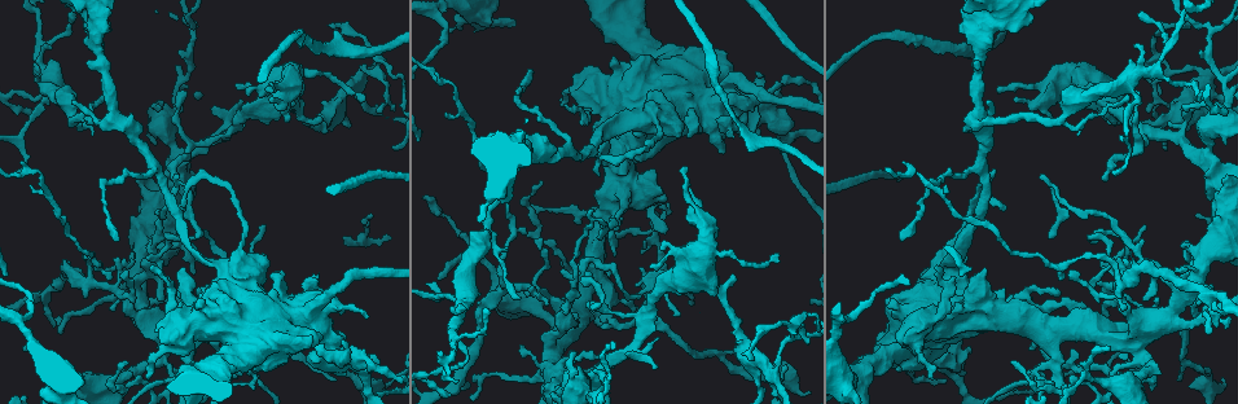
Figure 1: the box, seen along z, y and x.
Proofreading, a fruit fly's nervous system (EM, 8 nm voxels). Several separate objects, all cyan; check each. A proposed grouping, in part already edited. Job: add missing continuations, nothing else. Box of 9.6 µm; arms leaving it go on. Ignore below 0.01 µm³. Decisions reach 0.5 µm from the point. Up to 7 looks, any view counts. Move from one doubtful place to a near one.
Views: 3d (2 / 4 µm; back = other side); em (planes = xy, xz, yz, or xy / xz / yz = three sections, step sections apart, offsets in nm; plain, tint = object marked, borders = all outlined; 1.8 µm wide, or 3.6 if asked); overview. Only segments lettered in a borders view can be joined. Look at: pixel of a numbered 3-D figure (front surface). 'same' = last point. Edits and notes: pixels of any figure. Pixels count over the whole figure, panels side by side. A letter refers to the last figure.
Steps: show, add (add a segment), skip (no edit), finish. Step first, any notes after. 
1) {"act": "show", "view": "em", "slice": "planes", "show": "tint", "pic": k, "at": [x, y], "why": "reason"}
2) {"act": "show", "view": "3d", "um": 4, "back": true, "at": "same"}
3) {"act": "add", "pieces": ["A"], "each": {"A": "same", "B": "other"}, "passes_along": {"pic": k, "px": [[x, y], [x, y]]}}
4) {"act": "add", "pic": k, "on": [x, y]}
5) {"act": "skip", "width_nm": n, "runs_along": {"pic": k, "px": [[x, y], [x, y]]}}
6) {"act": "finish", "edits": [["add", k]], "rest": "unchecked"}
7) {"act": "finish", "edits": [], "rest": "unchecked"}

{"act": "show", "view": "em", "slice": "yz", "step": 4, "show": "tint", "pic": 1, "at": [104, 35], "why": "branch stops here"}

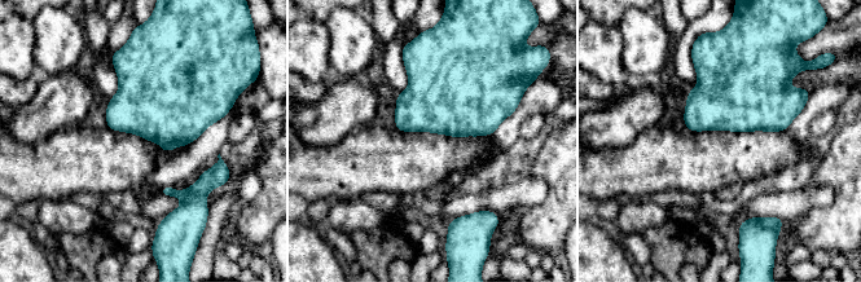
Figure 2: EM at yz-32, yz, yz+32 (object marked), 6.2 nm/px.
{"act": "show", "view": "em", "slice": "planes", "show": "borders", "at": "same", "why": "cut it another way"}

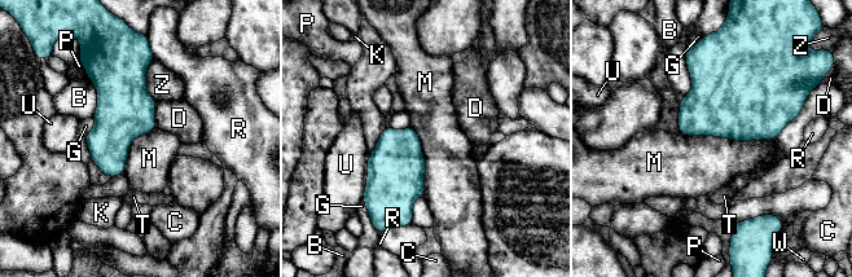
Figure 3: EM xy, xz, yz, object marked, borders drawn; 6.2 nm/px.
{"act": "skip", "longest_contact_nm": ["M", 600], "each": {"B": "other", "C": "other", "D": "other", "G": "other", "K": "other", "M": "other", "P": "other", "R": "other", "T": "other", "U": "other", "W": "other", "Z": "other"}, "border": {"pic": 3, "px": [[679, 131], [773, 140]]}, "found": "none of them fits"}

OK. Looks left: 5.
{"act": "show", "view": "em", "slice": "xz", "step": 8, "show": "borders", "pic": 1, "at": [591, 272], "why": "thin end"}

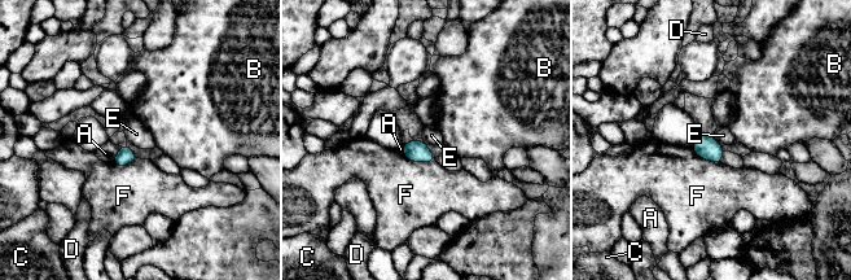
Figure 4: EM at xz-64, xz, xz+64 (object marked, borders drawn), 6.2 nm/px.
{"act": "show", "view": "em", "slice": "planes", "show": "borders", "at": "same", "why": "another direction"}

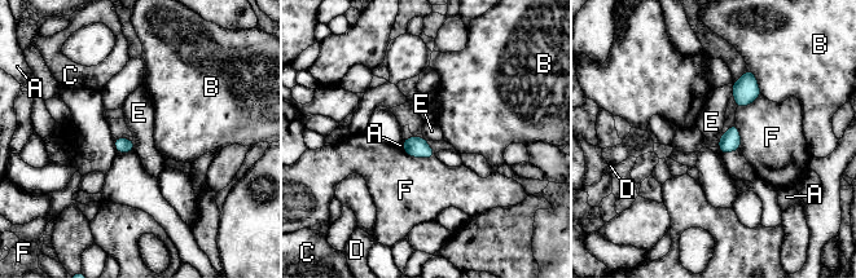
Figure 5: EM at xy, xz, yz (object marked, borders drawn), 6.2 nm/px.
{"act": "skip", "width_nm": 90, "longest_contact_nm": ["F", 220], "each": {"A": "other", "B": "other", "C": "other", "D": "other", "E": "other", "F": "other"}, "found": "no lettered segment goes on from it"}

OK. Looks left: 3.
{"act": "show", "view": "3d", "um": 4, "back": true, "pic": 1, "at": [1190, 295], "why": "thin arm on a thick one"}

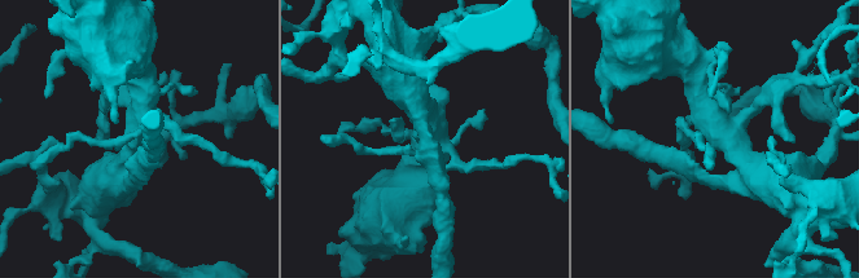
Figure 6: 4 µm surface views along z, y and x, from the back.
{"act": "show", "view": "em", "slice": "planes", "show": "plain", "pic": 6, "at": [135, 125]}

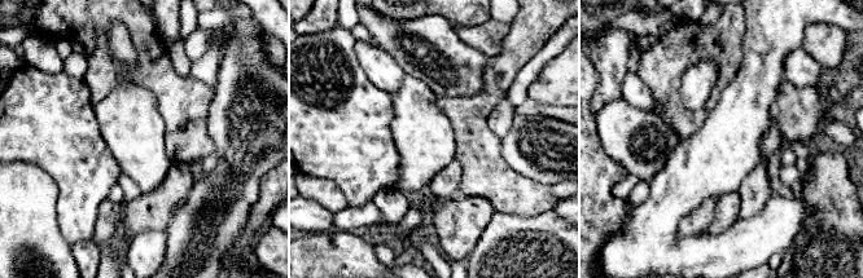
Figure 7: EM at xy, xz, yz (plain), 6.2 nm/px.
{"act": "show", "view": "em", "slice": "planes", "show": "borders", "at": "same", "why": "what lies round it"}

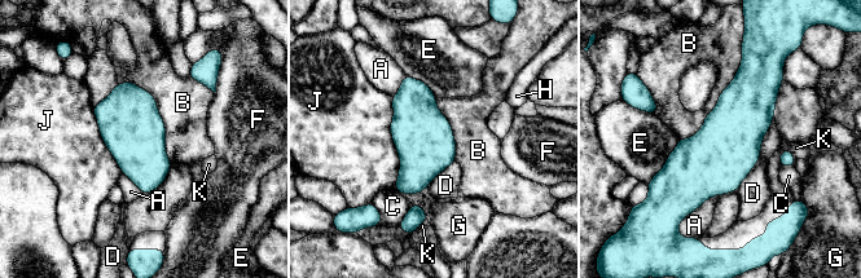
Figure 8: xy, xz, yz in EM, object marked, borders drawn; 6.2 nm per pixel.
{"act": "skip", "longest_contact_nm": ["B", 650], "each": {"A": "other", "B": "other", "C": "other", "D": "other", "E": "other", "F": "other", "G": "other", "H": "other", "J": "other", "K": "other"}, "border": {"pic": 8, "px": [[742, 52], [702, 127], [680, 138]]}, "found": "none of them fits"}

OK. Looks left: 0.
{"act": "finish", "edits": [], "rest": "unchecked"}

